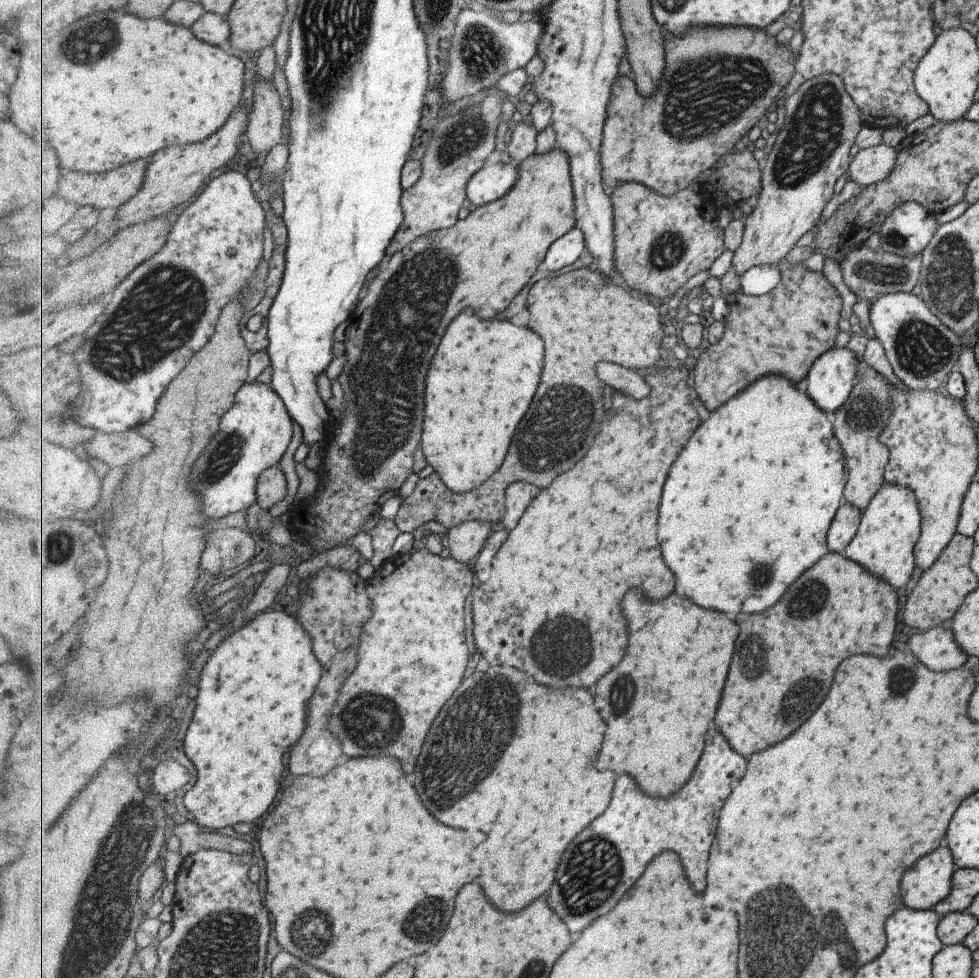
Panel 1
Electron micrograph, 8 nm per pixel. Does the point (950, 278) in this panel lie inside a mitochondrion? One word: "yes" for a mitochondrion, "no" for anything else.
yes

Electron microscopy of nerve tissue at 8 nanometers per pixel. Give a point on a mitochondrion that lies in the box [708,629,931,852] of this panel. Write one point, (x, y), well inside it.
(797, 703)

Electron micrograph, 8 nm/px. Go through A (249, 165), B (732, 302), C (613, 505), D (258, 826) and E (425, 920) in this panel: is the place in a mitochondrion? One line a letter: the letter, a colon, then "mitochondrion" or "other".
A: other
B: other
C: other
D: other
E: mitochondrion

